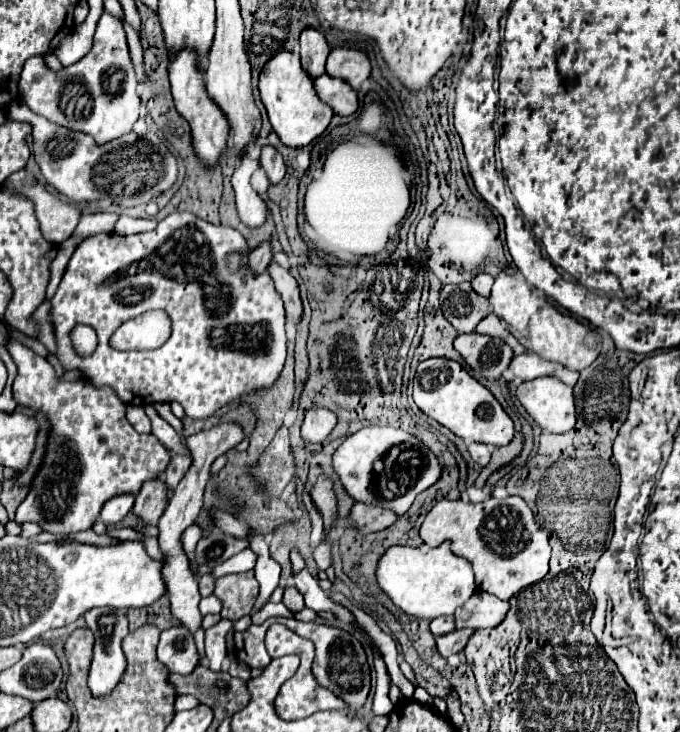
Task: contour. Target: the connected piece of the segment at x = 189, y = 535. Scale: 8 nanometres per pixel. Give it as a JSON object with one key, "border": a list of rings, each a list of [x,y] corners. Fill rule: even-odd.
{"border":[[[193,524],[193,526],[189,526],[189,530],[185,530],[185,536],[183,536],[183,546],[185,546],[187,556],[191,558],[191,568],[193,570],[197,570],[197,564],[193,562],[193,546],[197,542],[197,534],[201,534],[201,532],[203,532],[203,528],[199,524]]]}

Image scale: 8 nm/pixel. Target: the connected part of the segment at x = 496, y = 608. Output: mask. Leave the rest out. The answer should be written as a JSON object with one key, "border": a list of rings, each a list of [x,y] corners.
{"border":[[[475,592],[457,612],[455,628],[493,628],[497,626],[509,610],[509,602],[493,598],[489,592]]]}

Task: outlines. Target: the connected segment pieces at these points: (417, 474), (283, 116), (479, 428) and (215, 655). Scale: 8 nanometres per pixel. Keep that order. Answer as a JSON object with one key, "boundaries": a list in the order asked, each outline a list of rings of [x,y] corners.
{"boundaries":[[[[361,428],[333,454],[333,470],[339,482],[355,502],[381,506],[403,516],[413,504],[415,496],[429,488],[441,476],[441,466],[435,454],[421,444],[419,438],[397,428]]],[[[279,52],[273,56],[259,74],[259,94],[261,102],[269,114],[269,122],[279,136],[279,140],[289,148],[303,148],[329,126],[333,112],[325,106],[317,94],[313,94],[313,80],[305,74],[295,52]]],[[[447,358],[419,362],[413,384],[413,400],[421,412],[449,428],[455,436],[489,446],[505,446],[513,438],[513,420],[505,414],[495,396],[481,386],[461,364]]],[[[221,620],[215,626],[211,626],[205,632],[205,652],[207,652],[207,664],[213,672],[223,670],[223,660],[227,658],[225,652],[225,634],[233,624],[229,620]]]]}

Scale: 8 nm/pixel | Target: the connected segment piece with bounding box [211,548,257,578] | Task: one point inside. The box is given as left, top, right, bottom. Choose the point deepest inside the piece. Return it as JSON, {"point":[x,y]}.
{"point":[245,560]}

